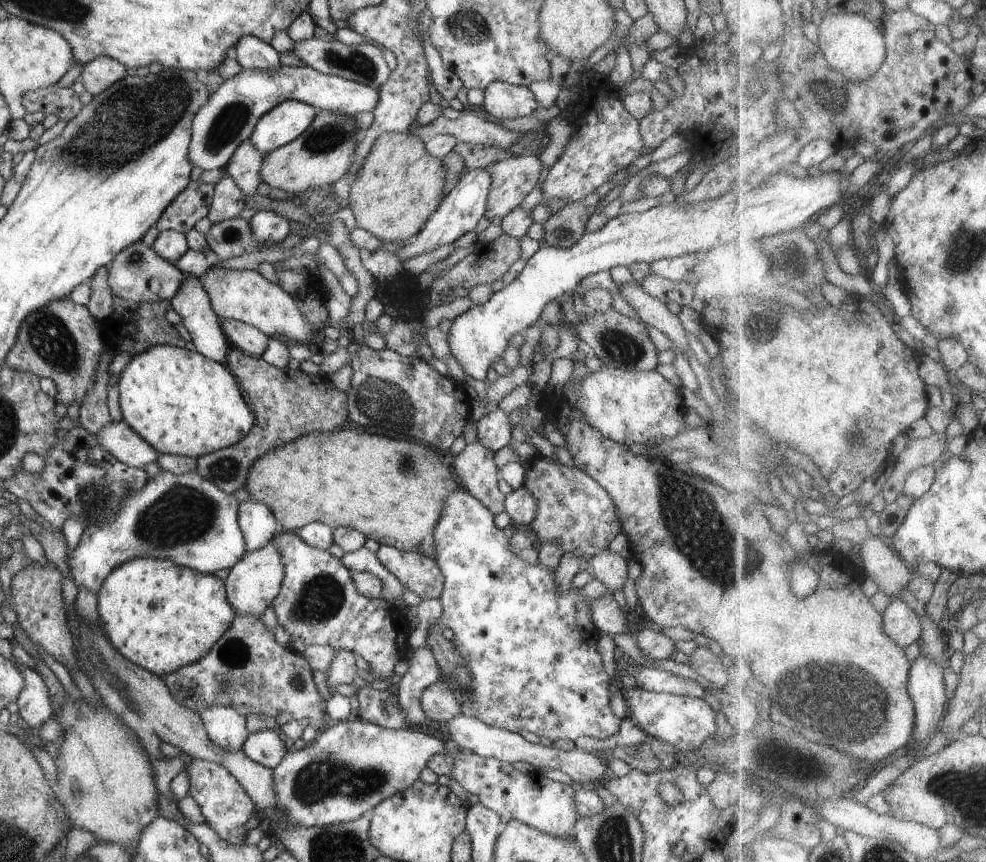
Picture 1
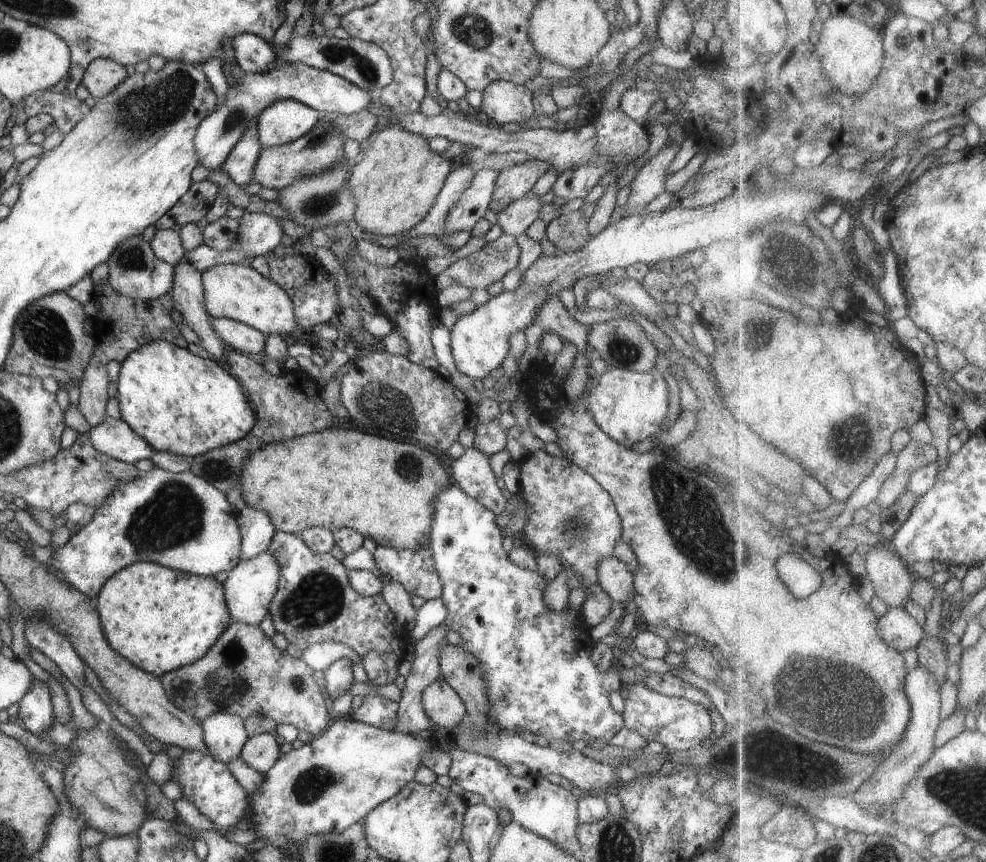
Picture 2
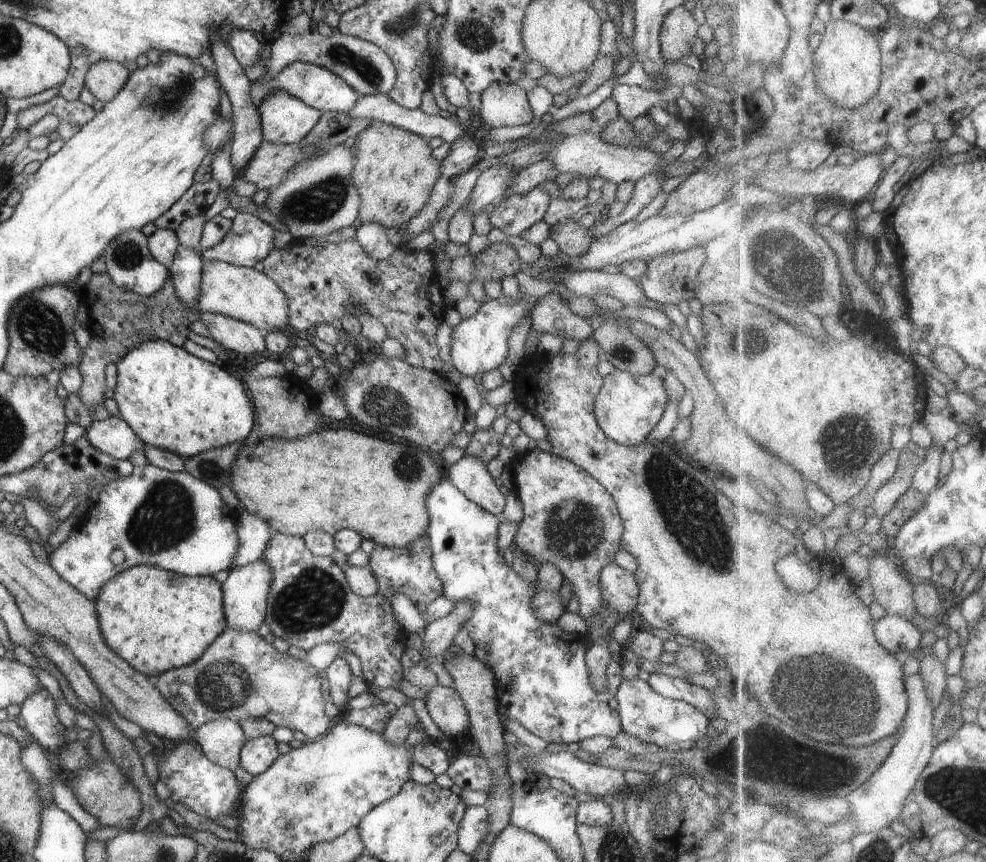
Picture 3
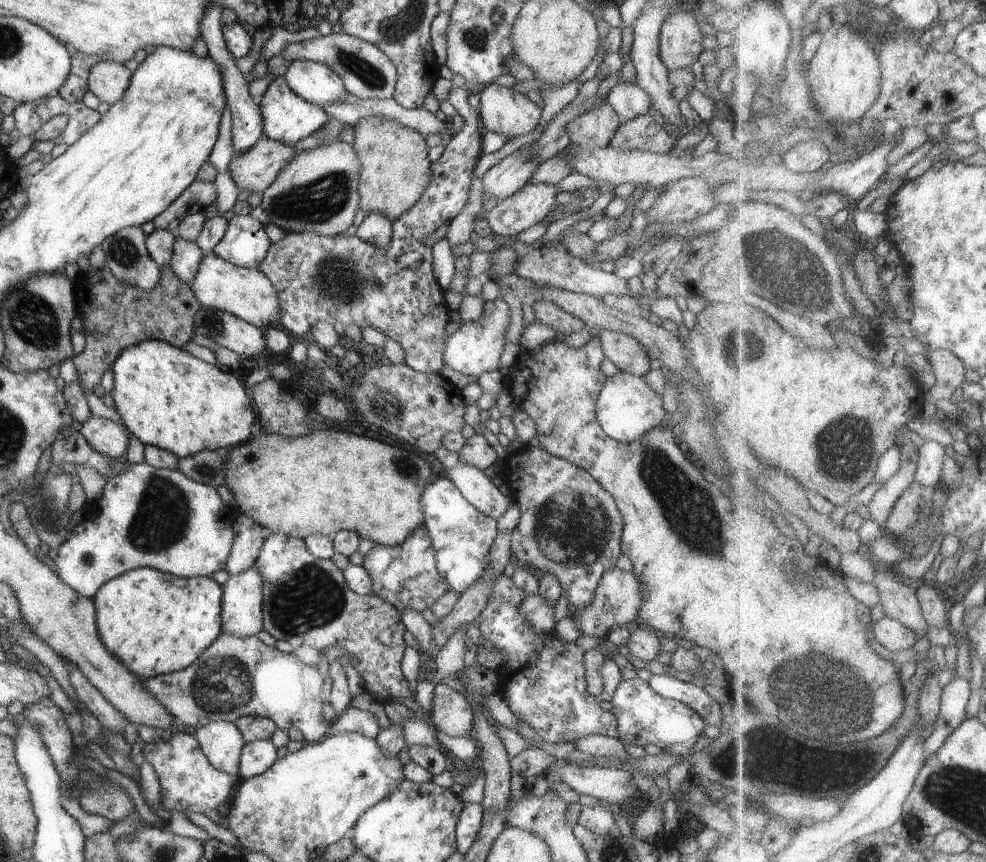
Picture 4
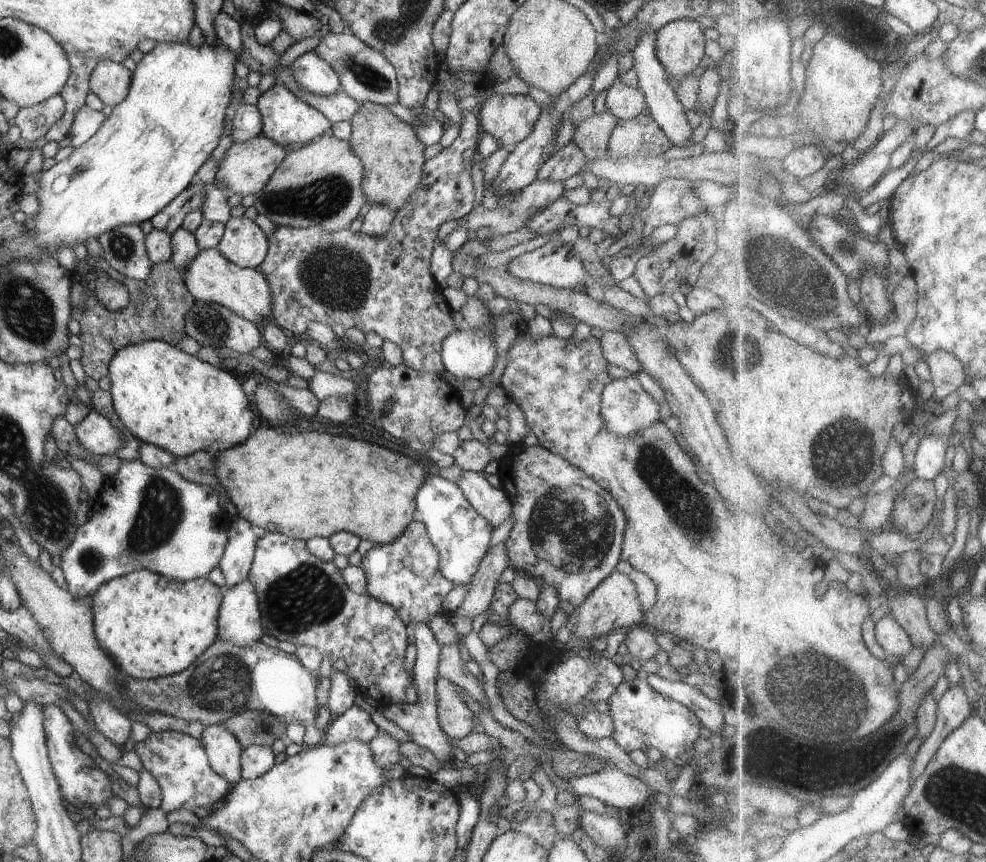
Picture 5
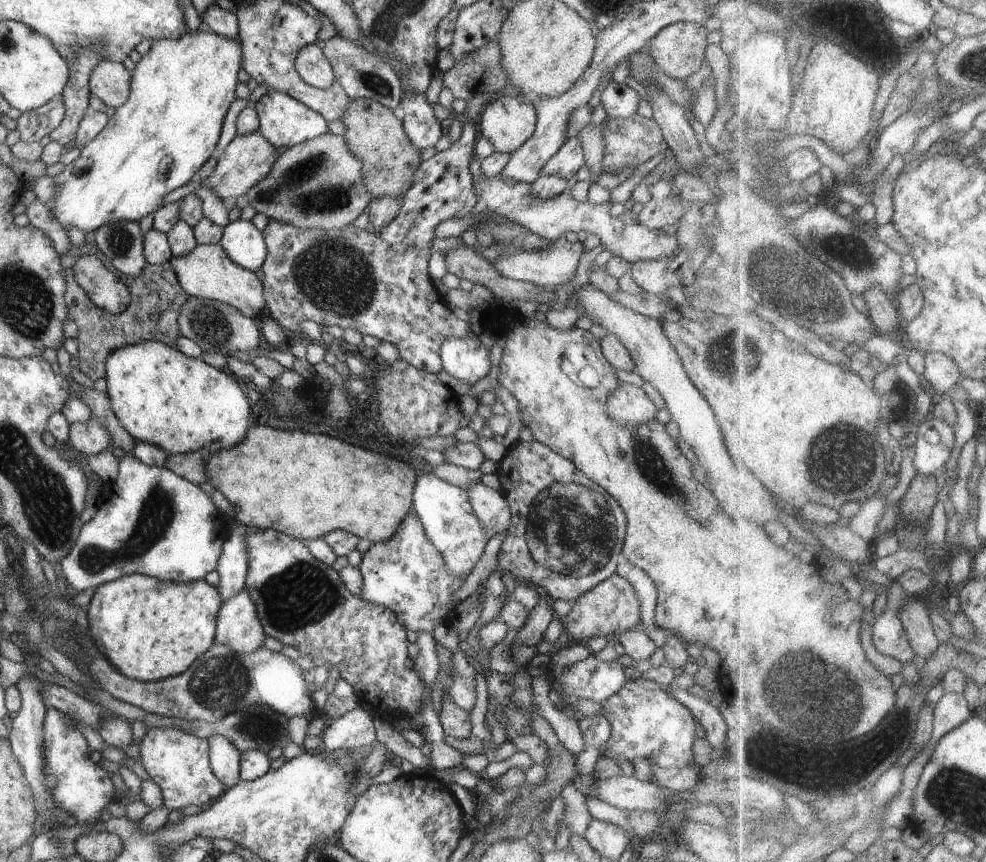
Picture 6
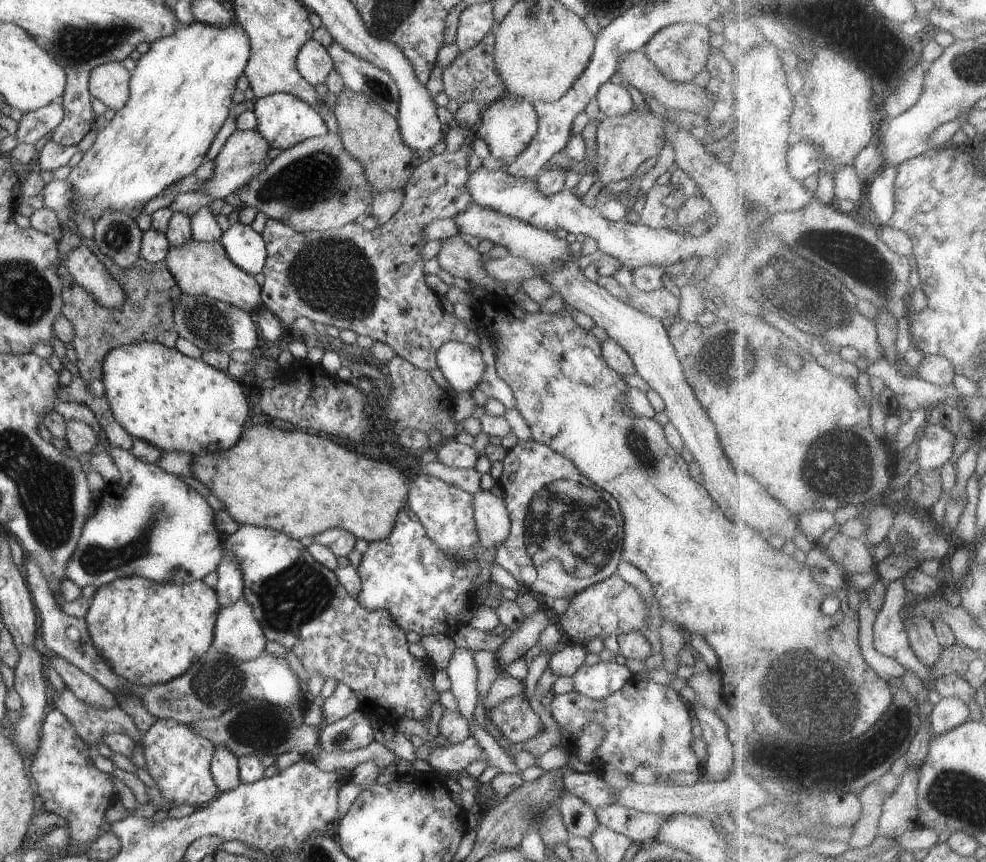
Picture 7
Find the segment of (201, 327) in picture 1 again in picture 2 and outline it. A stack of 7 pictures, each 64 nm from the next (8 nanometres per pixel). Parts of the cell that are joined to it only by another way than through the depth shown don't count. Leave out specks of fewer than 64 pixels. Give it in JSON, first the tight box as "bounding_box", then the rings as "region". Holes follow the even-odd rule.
{"bounding_box":[169,258,227,361],"region":[[[184,258],[173,267],[173,289],[169,292],[173,296],[173,308],[180,312],[184,322],[199,336],[200,344],[217,361],[226,352],[227,346],[211,329],[210,316],[204,306],[201,272]]]}

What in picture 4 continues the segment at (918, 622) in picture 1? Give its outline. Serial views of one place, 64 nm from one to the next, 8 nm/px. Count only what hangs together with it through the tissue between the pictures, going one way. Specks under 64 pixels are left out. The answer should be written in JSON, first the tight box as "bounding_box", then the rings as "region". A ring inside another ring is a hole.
{"bounding_box":[874,617,919,652],"region":[[[884,617],[874,624],[877,640],[886,649],[894,652],[910,650],[916,646],[919,636],[901,620]]]}

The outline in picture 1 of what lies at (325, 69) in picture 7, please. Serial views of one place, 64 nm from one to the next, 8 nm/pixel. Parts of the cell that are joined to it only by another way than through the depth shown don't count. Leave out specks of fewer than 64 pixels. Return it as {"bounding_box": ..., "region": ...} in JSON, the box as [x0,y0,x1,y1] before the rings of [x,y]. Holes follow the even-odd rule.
{"bounding_box":[188,66,379,170],"region":[[[280,66],[269,71],[242,69],[233,78],[212,91],[209,99],[197,110],[191,126],[188,158],[194,166],[205,170],[225,168],[234,151],[252,134],[257,120],[285,100],[297,100],[339,115],[358,115],[373,111],[379,99],[379,90],[362,83],[318,72],[312,67]]]}

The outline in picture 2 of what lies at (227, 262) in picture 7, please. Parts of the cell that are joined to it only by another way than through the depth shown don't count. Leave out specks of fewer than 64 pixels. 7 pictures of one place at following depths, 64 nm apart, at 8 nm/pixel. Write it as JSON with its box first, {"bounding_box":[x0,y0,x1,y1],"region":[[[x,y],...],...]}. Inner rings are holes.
{"bounding_box":[201,264,298,339],"region":[[[221,264],[212,265],[201,272],[204,291],[204,306],[210,317],[226,317],[247,324],[265,335],[286,334],[290,339],[290,332],[298,328],[293,302],[290,297],[272,279],[264,277],[250,265]]]}

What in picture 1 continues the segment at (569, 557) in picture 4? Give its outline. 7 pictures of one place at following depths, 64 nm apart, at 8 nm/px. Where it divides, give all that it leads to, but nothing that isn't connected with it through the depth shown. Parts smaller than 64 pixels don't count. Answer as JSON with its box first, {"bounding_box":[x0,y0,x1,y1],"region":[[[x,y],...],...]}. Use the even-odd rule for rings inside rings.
{"bounding_box":[523,455,630,634],"region":[[[536,455],[525,472],[523,487],[536,498],[536,514],[528,525],[542,543],[557,543],[563,554],[580,555],[587,562],[594,554],[608,551],[609,544],[621,533],[613,500],[589,474],[558,460]],[[610,592],[592,599],[589,607],[592,622],[602,634],[630,633],[629,629],[627,629],[627,608],[620,609],[620,606]]]}

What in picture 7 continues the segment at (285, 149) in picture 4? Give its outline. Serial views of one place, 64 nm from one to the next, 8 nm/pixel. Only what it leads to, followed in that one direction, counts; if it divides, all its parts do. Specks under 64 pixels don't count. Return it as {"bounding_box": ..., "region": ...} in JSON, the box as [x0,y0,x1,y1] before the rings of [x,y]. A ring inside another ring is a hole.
{"bounding_box":[160,129,270,199],"region":[[[240,129],[234,130],[226,139],[224,146],[220,149],[218,156],[213,159],[216,162],[214,172],[211,179],[207,183],[201,183],[198,179],[184,177],[177,180],[174,184],[167,186],[160,195],[168,196],[168,194],[188,193],[196,190],[209,194],[212,198],[224,199],[230,193],[235,193],[239,188],[250,182],[253,176],[256,176],[260,171],[266,168],[270,160],[267,158],[270,145],[267,140],[256,130],[243,131]]]}

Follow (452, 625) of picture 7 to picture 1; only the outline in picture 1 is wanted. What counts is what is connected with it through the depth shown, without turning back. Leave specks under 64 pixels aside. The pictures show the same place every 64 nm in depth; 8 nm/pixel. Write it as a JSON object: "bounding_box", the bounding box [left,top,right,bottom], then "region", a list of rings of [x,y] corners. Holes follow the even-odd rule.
{"bounding_box":[376,545,443,600],"region":[[[381,545],[376,554],[379,562],[396,575],[405,589],[412,590],[422,600],[440,598],[443,576],[430,555],[414,551],[402,552],[388,545]]]}

